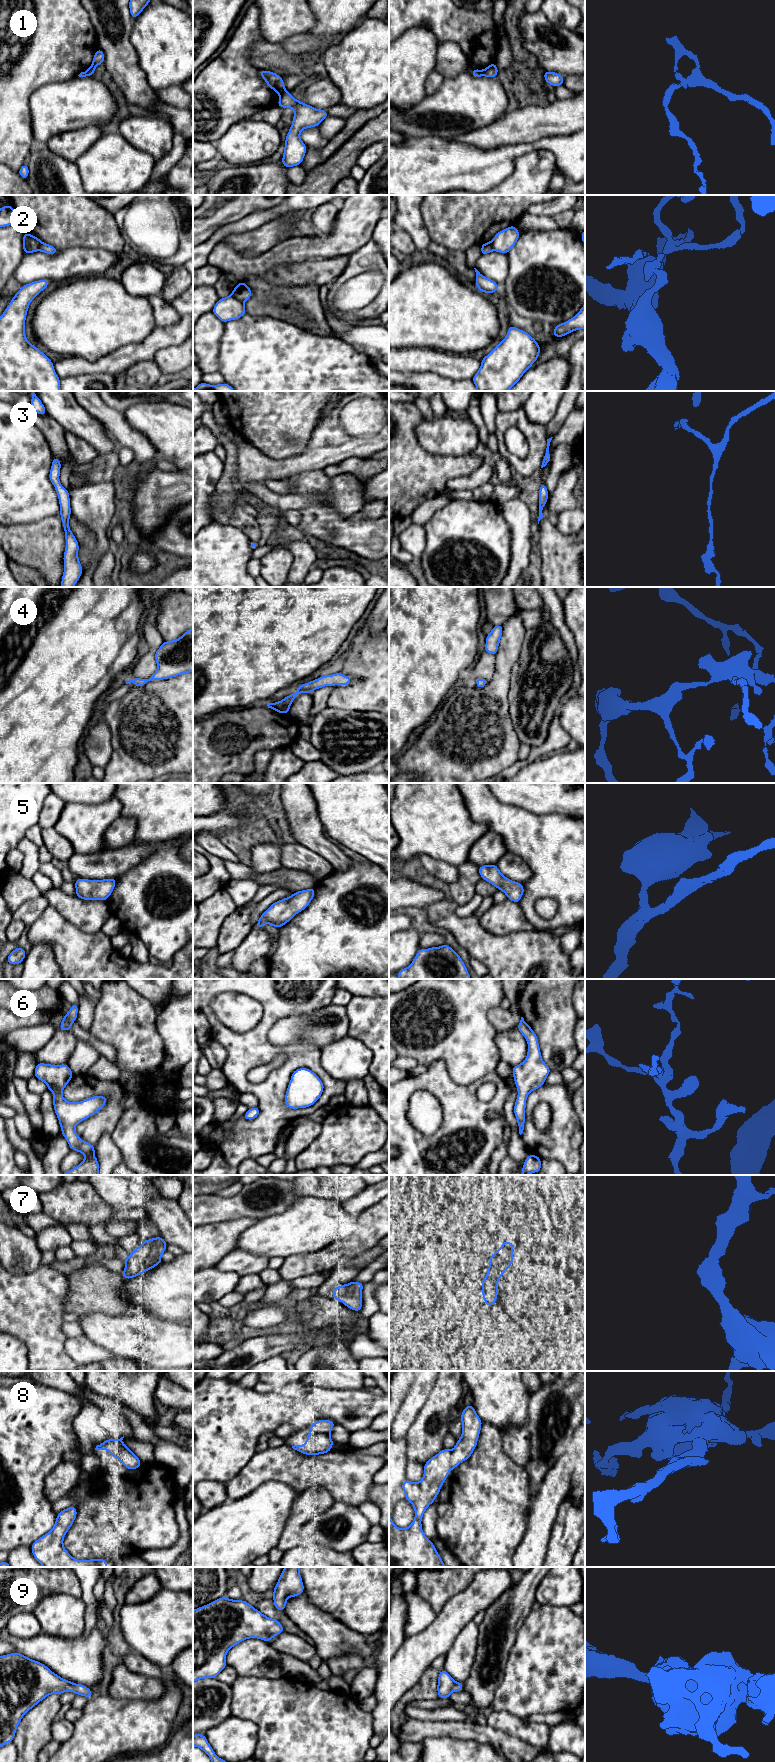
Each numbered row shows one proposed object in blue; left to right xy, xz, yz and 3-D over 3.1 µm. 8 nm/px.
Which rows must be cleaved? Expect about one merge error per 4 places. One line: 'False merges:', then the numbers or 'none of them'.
False merges: 1, 2

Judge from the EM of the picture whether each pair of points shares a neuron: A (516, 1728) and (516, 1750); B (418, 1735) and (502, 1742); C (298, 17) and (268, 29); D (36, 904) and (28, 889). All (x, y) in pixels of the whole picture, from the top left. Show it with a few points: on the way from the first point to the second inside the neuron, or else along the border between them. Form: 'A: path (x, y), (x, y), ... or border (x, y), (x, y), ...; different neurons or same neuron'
A: border (495, 1727), (538, 1747); different neurons
B: path (439, 1729), (456, 1729), (481, 1733); same neuron
C: path (291, 17), (282, 17), (275, 24); same neuron
D: border (38, 894), (34, 898), (24, 901), (14, 911); different neurons

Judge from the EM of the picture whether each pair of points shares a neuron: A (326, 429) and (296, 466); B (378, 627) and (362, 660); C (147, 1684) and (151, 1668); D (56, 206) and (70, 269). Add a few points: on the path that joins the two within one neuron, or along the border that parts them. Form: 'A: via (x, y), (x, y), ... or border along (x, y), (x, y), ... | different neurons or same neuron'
A: via (325, 438), (305, 458) | same neuron
B: border along (368, 617), (368, 631), (372, 635), (377, 636) | different neurons
C: border along (127, 1668), (142, 1675), (160, 1678) | different neurons
D: border along (89, 247), (68, 247), (58, 250) | different neurons

